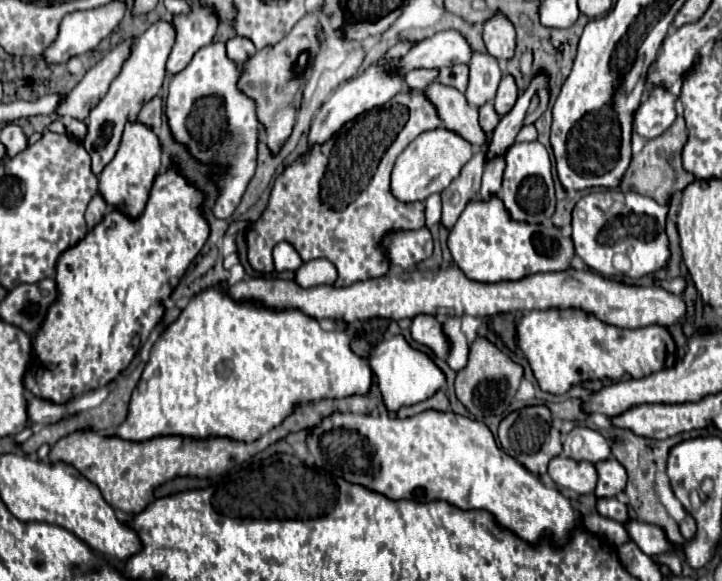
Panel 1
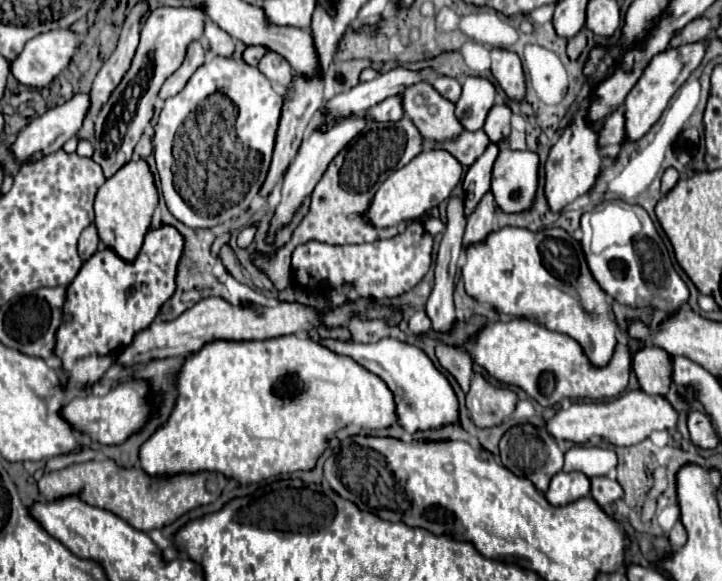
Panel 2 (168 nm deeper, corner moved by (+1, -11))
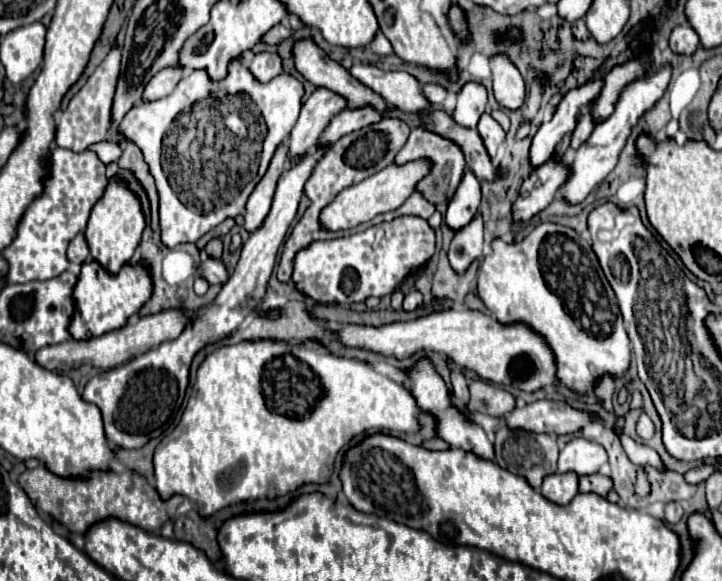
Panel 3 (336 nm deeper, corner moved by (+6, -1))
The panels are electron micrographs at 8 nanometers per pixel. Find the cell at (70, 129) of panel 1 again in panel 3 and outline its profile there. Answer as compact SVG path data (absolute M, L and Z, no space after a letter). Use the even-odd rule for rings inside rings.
M100 142L100 146L92 146L92 150L98 154L98 158L104 162L104 164L110 164L110 162L116 162L120 156L122 156L122 148L116 144L116 142Z

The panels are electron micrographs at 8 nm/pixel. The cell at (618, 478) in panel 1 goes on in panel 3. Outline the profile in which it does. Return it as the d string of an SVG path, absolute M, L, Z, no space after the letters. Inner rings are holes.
M588 474L584 478L580 478L580 492L588 494L588 492L594 492L602 498L606 498L606 494L612 490L612 480L608 476L602 476L602 474Z

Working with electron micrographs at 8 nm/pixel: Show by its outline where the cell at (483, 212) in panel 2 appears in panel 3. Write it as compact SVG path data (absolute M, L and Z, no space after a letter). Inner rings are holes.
M480 214L468 226L464 226L460 234L454 234L448 258L456 274L464 274L468 266L482 256L482 234L484 224L480 222Z

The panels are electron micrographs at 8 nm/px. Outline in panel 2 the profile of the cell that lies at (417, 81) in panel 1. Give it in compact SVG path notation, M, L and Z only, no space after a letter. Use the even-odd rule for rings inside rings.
M397 94L397 96L389 96L385 98L381 104L373 106L369 112L367 112L367 118L369 120L377 120L377 122L389 122L389 120L399 120L403 116L403 96Z

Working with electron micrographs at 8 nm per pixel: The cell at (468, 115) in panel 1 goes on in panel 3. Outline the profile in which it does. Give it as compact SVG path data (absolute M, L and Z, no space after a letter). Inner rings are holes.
M360 62L354 64L348 72L364 86L380 94L388 104L396 106L402 112L418 114L428 110L430 106L424 94L420 94L418 80L408 72L390 72L390 70L382 70L372 64L360 64Z

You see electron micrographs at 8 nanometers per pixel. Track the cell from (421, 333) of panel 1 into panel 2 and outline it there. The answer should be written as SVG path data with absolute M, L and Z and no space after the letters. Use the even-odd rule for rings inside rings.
M417 310L409 320L409 330L413 334L427 334L431 330L431 320L425 314L425 310Z

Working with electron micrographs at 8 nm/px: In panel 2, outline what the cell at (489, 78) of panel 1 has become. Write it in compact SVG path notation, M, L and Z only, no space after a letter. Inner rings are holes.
M467 76L461 98L455 104L455 114L465 130L479 130L485 124L487 112L495 104L495 86L481 76Z

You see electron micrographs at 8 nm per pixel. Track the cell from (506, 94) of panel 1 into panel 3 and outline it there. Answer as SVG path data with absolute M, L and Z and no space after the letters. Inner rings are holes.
M486 112L486 114L480 118L480 122L478 122L478 134L480 134L482 140L484 140L484 146L486 146L488 156L494 158L498 146L500 146L500 144L504 142L504 138L506 138L506 132L502 130L502 126Z

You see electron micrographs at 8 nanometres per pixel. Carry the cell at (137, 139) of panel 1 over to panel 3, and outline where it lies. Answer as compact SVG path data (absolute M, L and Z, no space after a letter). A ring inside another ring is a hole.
M114 178L108 184L100 202L96 202L96 206L92 208L88 228L84 230L92 260L96 260L106 272L116 274L136 252L144 226L146 226L146 222L144 222L144 214L140 210L138 198L128 190L128 186L124 182Z

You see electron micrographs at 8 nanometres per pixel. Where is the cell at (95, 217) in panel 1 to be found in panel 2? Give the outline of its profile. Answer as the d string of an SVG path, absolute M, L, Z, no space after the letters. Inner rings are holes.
M89 224L79 238L79 256L83 260L87 260L89 256L93 256L93 252L97 252L99 248L99 234L97 234L97 226Z

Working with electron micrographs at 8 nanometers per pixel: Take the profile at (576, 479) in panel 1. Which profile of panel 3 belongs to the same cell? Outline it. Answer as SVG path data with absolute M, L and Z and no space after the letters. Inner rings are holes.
M552 474L544 478L542 496L554 504L568 504L578 494L576 474Z

